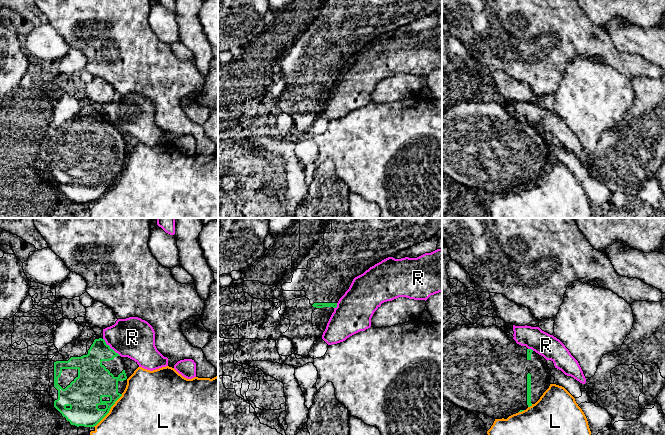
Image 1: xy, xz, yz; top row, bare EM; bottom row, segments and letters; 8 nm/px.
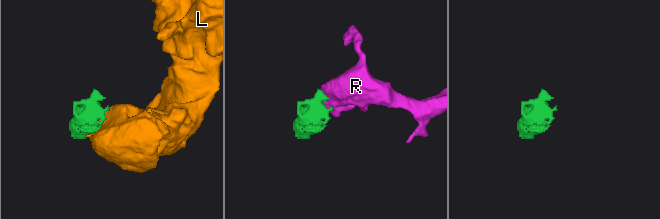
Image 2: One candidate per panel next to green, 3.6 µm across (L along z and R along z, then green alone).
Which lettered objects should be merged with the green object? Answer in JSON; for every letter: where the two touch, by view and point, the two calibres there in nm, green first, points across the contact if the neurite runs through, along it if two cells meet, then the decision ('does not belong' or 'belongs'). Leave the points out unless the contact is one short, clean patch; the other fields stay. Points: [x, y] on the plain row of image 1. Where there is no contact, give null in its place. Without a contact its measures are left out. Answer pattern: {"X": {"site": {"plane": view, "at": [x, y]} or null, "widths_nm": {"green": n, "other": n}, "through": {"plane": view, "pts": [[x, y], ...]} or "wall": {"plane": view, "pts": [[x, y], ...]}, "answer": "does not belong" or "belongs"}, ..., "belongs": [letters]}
{"L": {"site": {"plane": "xy", "at": [109, 186]}, "widths_nm": {"green": 280, "other": 500}, "answer": "does not belong"}, "R": {"site": {"plane": "xy", "at": [110, 124]}, "widths_nm": {"green": 220, "other": 320}, "answer": "does not belong"}, "belongs": []}

